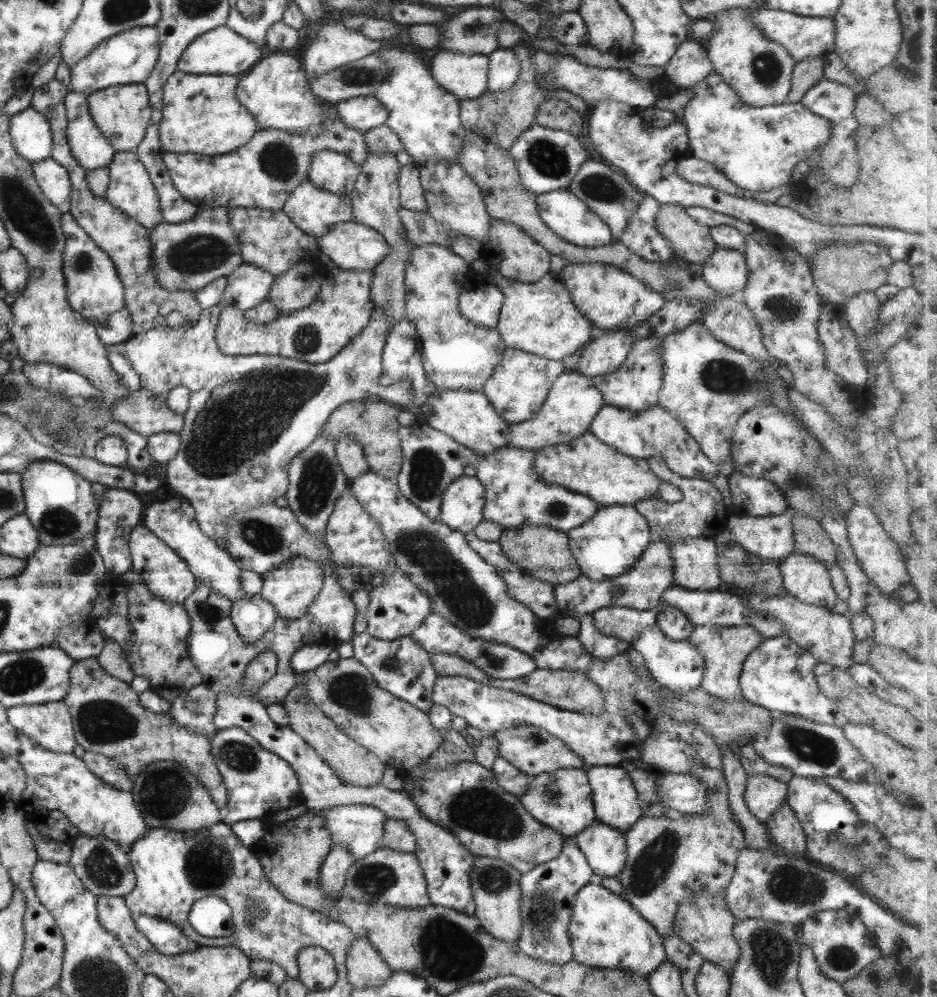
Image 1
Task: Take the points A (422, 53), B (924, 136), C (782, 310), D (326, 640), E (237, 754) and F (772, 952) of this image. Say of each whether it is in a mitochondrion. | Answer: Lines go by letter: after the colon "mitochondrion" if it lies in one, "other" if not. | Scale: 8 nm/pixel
A: other
B: other
C: mitochondrion
D: other
E: mitochondrion
F: mitochondrion

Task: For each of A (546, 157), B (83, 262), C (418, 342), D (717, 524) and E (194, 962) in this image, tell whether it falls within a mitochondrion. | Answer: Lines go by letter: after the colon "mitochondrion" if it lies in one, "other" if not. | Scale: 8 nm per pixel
A: mitochondrion
B: mitochondrion
C: other
D: other
E: other

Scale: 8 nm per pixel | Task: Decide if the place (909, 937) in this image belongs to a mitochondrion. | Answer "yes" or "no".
no

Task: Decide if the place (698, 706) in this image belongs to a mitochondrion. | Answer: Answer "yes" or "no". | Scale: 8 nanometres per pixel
yes

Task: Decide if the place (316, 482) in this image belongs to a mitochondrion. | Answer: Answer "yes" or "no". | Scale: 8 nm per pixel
yes

